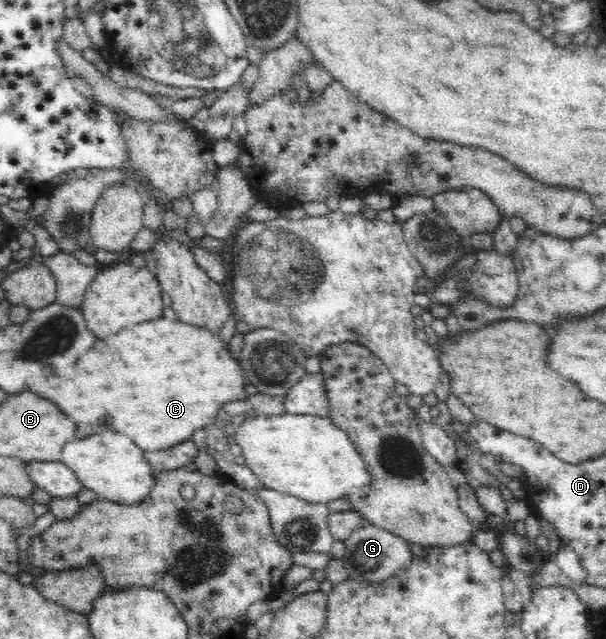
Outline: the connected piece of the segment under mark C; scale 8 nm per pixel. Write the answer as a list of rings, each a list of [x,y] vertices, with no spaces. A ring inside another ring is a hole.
[[[155,319],[131,327],[133,329],[123,329],[119,335],[99,341],[99,347],[83,357],[73,379],[47,379],[43,387],[35,391],[37,395],[47,395],[53,403],[59,403],[59,407],[79,423],[79,437],[111,429],[135,439],[145,453],[157,452],[192,439],[191,433],[209,425],[221,405],[249,398],[243,391],[245,381],[239,361],[231,357],[225,343],[210,329],[169,319]]]

